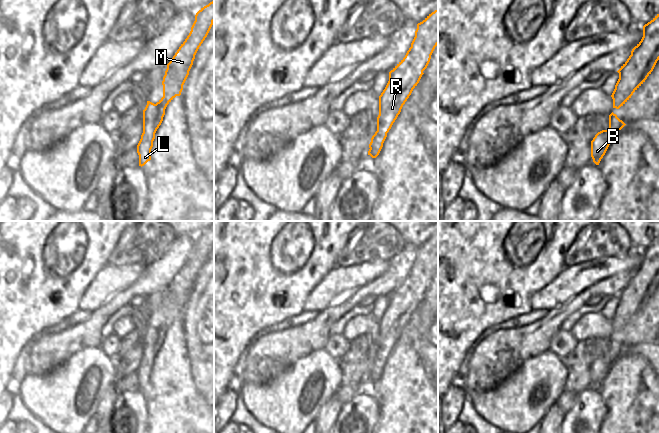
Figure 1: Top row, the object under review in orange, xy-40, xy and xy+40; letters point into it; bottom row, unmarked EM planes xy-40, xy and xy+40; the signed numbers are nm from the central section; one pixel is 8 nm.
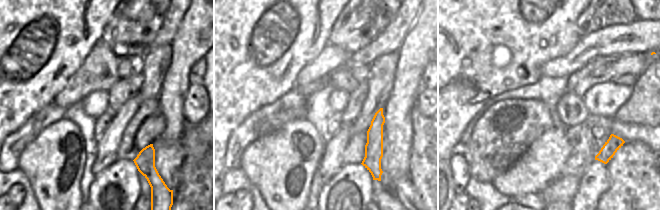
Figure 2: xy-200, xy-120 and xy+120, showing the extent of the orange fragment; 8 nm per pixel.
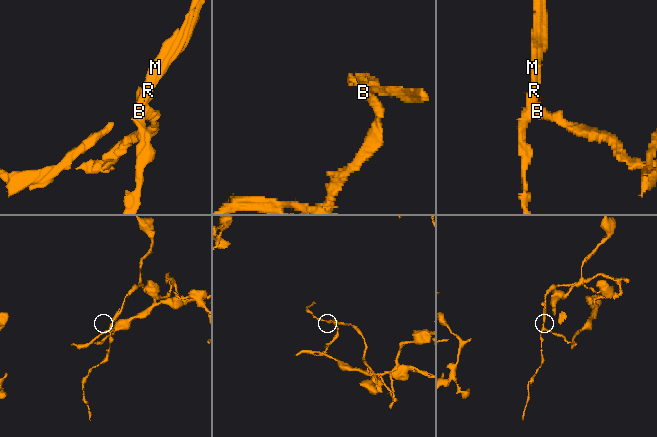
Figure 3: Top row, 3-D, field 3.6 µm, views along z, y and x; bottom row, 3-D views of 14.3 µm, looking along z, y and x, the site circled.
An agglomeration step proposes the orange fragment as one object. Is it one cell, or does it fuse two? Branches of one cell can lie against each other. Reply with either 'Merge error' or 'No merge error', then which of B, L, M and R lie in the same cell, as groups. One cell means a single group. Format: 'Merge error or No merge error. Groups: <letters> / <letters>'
Merge error. Groups: B / L M R.

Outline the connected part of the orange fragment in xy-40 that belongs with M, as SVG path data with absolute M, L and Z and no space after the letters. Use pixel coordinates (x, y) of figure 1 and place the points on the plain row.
M214 224L196 237L189 259L167 288L162 305L163 321L156 328L147 325L143 334L143 357L137 369L139 390L142 391L151 384L155 357L163 345L165 333L176 320L181 319L195 279L207 261L213 246Z

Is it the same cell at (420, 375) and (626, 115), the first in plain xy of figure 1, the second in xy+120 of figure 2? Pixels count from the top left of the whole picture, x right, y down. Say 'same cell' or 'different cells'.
different cells

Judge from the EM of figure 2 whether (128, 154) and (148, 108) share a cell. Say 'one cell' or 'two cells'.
one cell

